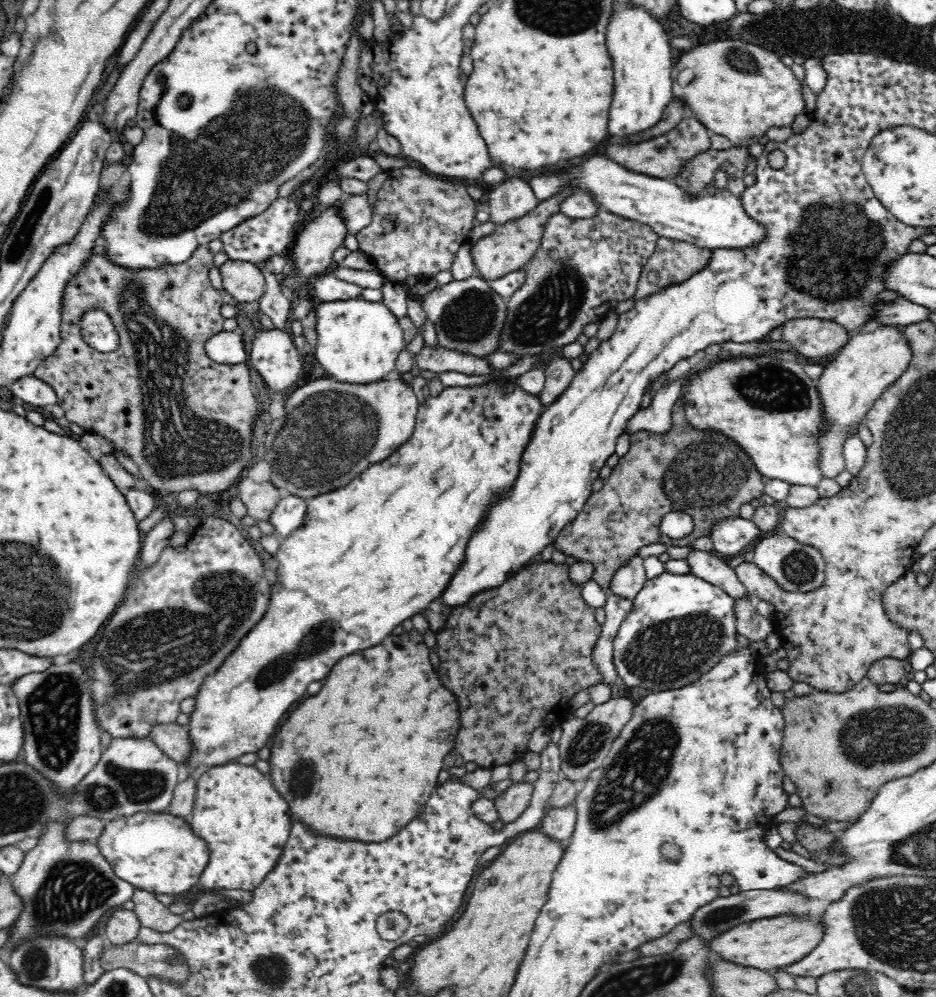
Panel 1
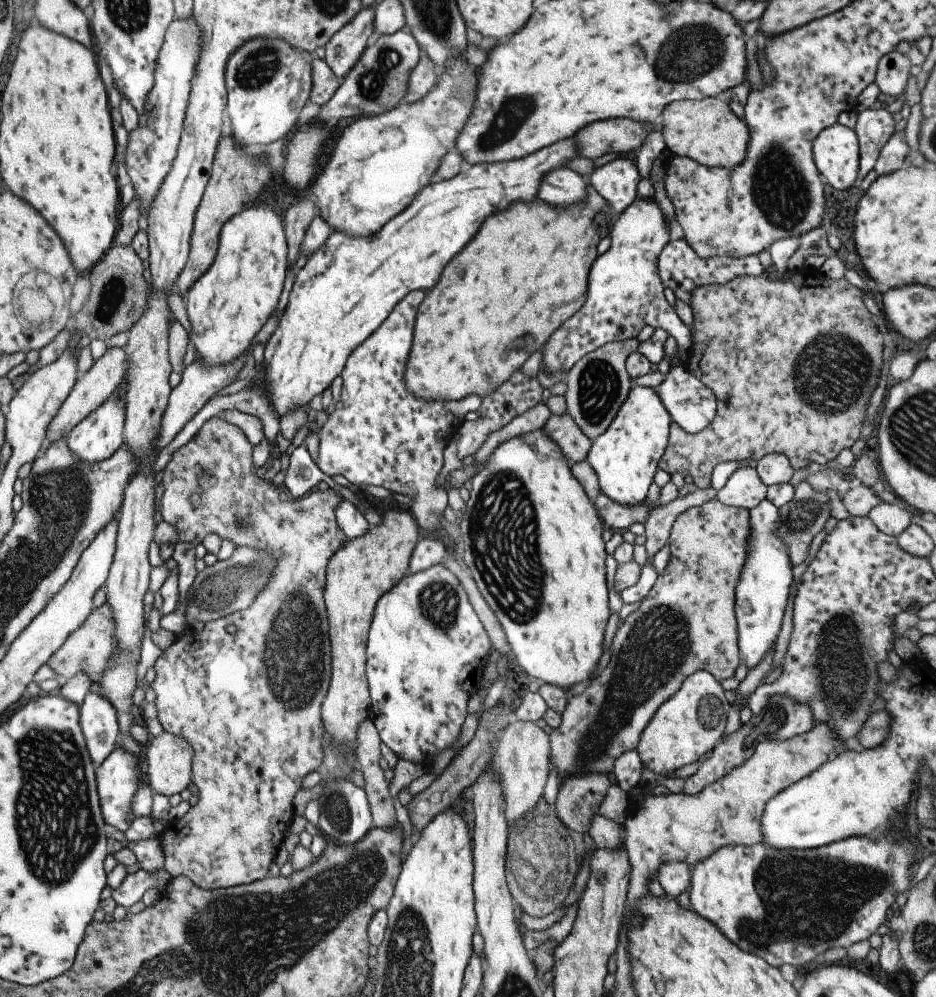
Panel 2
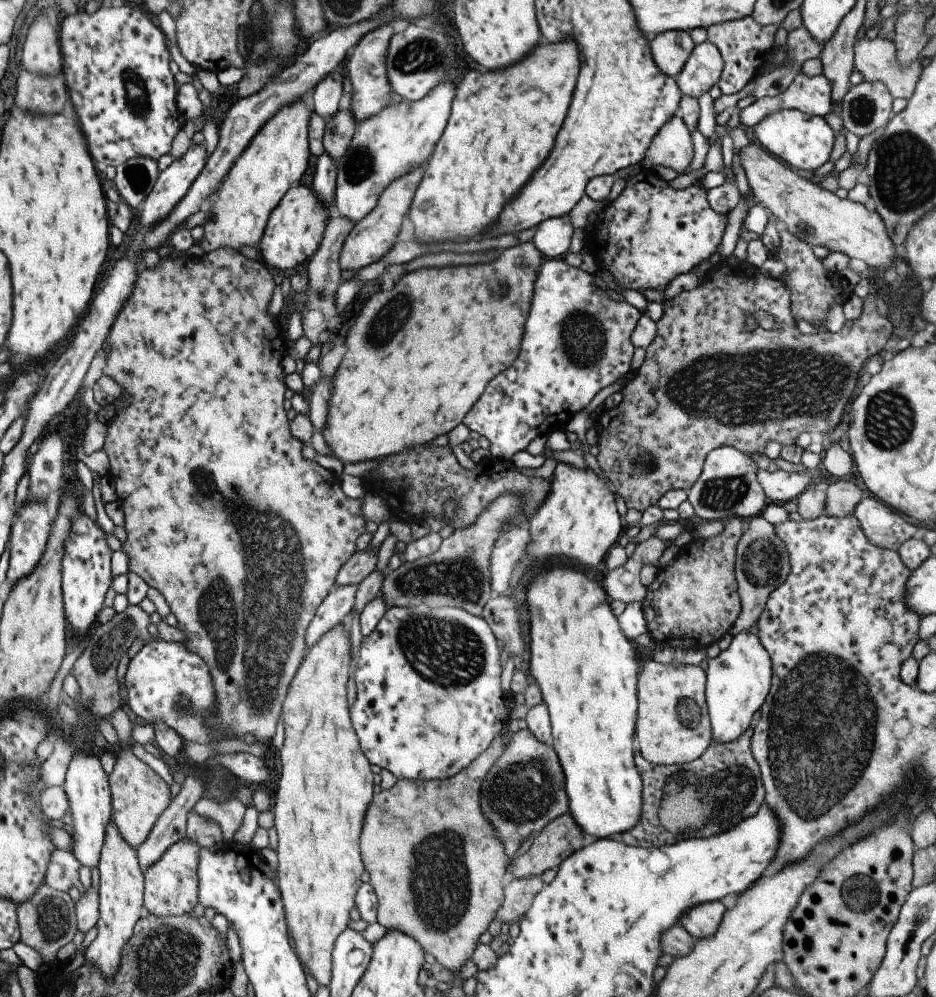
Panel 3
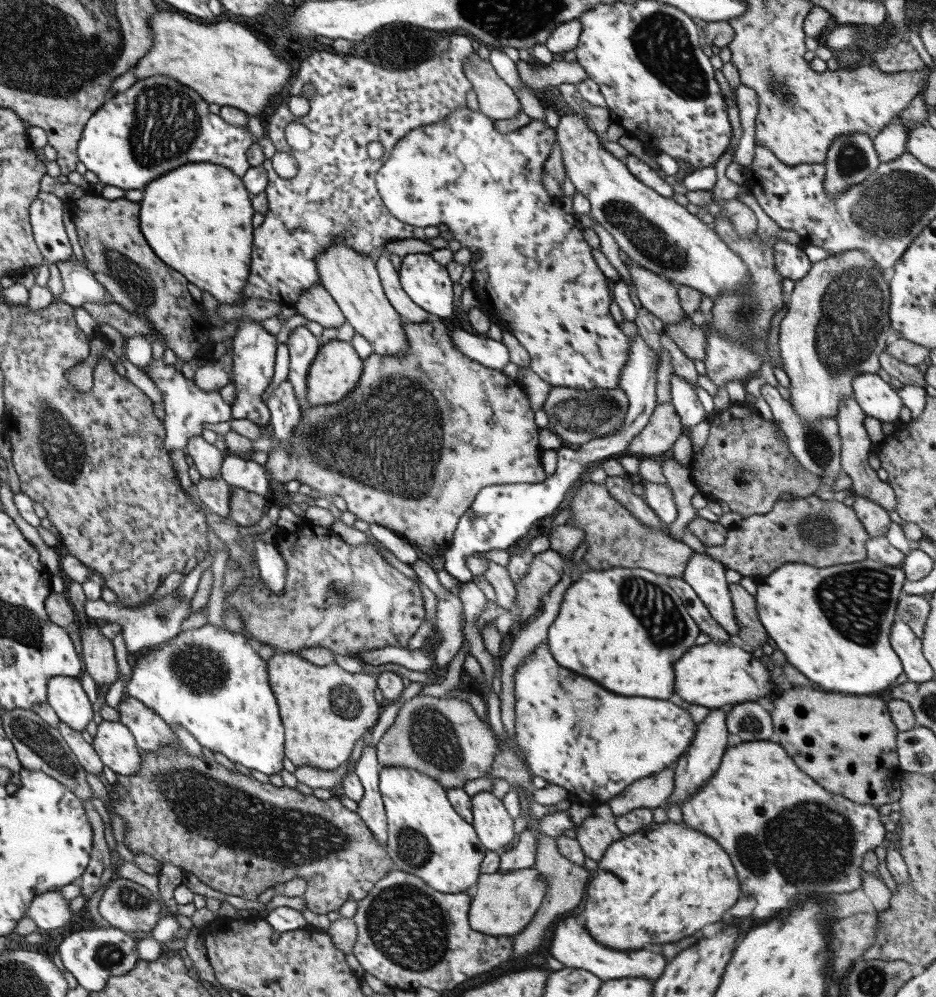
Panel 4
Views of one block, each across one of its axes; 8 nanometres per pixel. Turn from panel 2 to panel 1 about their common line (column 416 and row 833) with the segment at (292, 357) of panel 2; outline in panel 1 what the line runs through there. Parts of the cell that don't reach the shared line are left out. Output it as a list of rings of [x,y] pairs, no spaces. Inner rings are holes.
[[[224,764],[210,768],[198,780],[196,804],[192,816],[188,818],[188,824],[202,840],[208,842],[210,848],[210,864],[200,876],[200,886],[204,886],[204,890],[210,892],[224,888],[254,892],[264,882],[264,878],[276,868],[280,856],[284,856],[282,848],[290,836],[292,816],[288,812],[288,802],[272,788],[270,778],[260,774],[254,766]]]

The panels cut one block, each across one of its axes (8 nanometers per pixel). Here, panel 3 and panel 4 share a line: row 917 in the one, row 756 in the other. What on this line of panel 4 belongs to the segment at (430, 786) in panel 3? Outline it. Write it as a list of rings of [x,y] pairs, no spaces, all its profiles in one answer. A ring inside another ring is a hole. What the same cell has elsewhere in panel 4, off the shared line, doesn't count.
[[[413,696],[397,710],[393,724],[377,742],[381,768],[407,768],[435,780],[443,790],[465,788],[467,782],[487,778],[495,762],[499,740],[489,722],[479,720],[469,702],[459,698]]]

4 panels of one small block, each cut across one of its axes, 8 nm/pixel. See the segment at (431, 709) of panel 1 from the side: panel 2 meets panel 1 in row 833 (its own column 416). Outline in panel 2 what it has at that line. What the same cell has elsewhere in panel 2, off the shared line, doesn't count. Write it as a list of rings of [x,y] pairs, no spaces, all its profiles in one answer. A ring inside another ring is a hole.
[[[587,186],[589,194],[587,194],[587,202],[581,202],[581,204],[573,204],[573,206],[567,206],[567,208],[551,208],[539,200],[531,202],[531,204],[523,204],[523,202],[517,202],[513,204],[511,208],[503,210],[503,212],[497,212],[493,216],[489,216],[483,226],[477,230],[477,234],[473,236],[473,240],[453,258],[449,260],[449,264],[445,264],[443,272],[441,272],[441,278],[439,282],[427,290],[425,298],[421,300],[419,308],[417,308],[417,320],[415,320],[415,326],[413,326],[413,344],[409,348],[409,358],[405,362],[405,374],[403,374],[403,380],[405,380],[405,388],[425,400],[425,402],[459,402],[463,398],[469,398],[469,396],[479,396],[479,398],[485,398],[487,394],[493,394],[501,384],[505,384],[519,368],[521,364],[533,354],[533,352],[539,352],[543,348],[543,344],[549,340],[549,336],[561,326],[565,324],[565,320],[569,320],[585,302],[585,292],[587,292],[587,272],[589,272],[589,266],[591,262],[595,260],[595,246],[599,244],[601,236],[593,234],[593,230],[589,228],[591,224],[591,218],[597,214],[597,212],[607,212],[609,214],[609,208],[605,206],[607,200],[595,192],[593,186]]]

